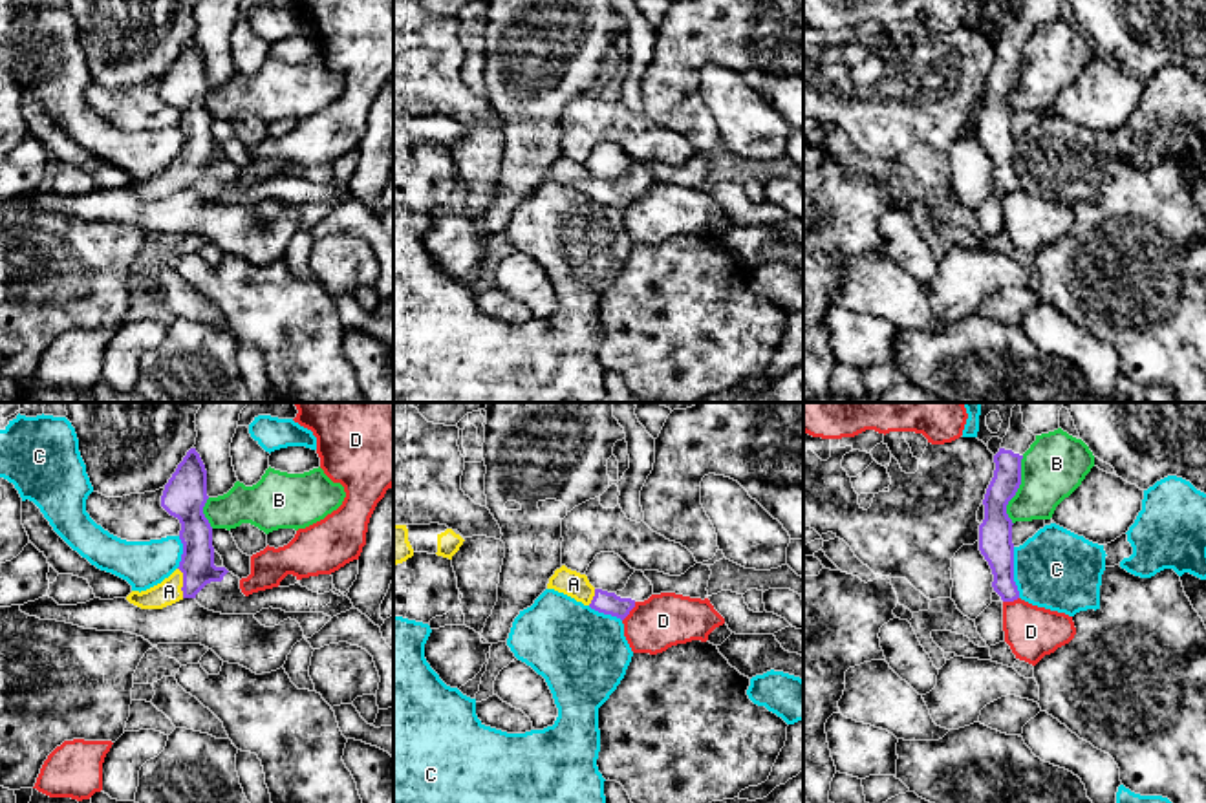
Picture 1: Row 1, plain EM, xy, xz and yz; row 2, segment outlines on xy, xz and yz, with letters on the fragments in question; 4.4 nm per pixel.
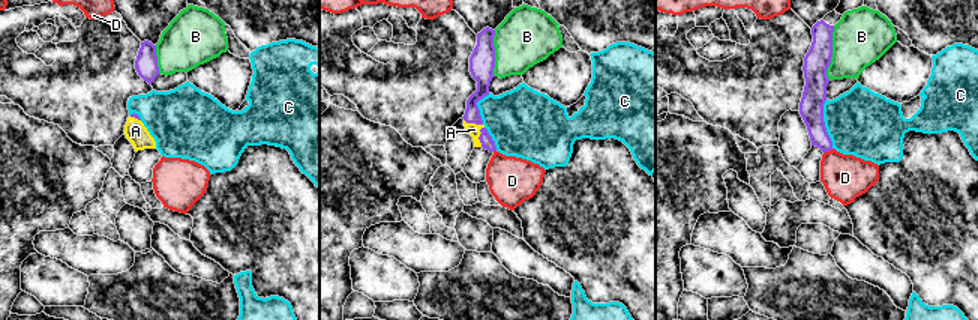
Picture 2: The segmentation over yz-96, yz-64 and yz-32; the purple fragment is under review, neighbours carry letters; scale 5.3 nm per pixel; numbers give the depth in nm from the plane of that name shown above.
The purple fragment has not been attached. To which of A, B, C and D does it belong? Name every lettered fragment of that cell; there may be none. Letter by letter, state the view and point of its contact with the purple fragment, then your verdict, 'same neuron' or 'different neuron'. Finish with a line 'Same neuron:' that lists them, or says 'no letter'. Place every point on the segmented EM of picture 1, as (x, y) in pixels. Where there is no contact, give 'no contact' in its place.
A: xy (183, 582) | same neuron
B: yz (1016, 491) | different neuron
C: yz (1012, 573) | different neuron
D: xz (630, 610) | different neuron
Same neuron: A

